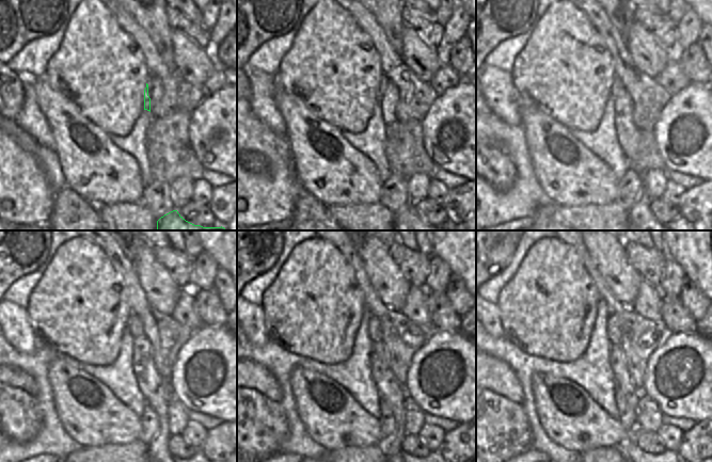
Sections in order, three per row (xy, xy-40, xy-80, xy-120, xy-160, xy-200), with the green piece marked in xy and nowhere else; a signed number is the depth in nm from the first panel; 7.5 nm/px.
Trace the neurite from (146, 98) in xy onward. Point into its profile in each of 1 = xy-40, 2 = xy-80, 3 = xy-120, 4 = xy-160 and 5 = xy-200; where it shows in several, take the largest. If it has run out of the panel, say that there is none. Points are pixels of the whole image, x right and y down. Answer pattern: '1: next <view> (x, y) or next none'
1: next xy-40 (383, 101)
2: next xy-80 (628, 134)
3: next xy-120 (152, 385)
4: next xy-160 (391, 391)
5: next xy-200 (623, 381)

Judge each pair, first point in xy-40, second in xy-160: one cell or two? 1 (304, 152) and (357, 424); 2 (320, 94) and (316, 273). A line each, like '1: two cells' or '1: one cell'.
1: one cell
2: one cell

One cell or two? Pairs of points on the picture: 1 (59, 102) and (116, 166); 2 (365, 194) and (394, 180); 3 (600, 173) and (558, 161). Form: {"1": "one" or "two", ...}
{"1": "one", "2": "two", "3": "one"}

